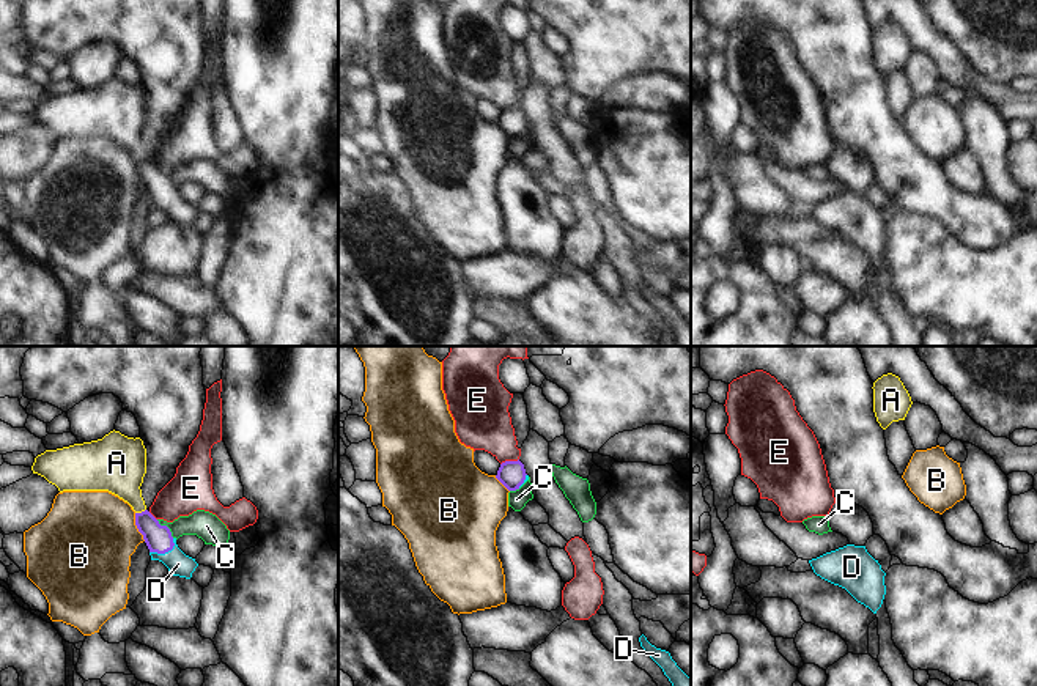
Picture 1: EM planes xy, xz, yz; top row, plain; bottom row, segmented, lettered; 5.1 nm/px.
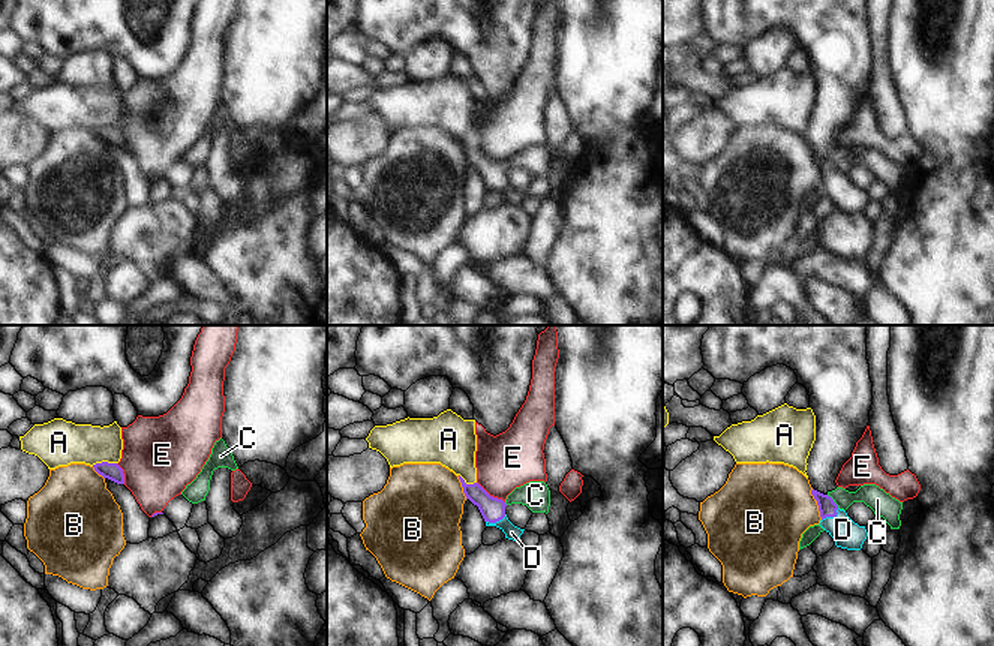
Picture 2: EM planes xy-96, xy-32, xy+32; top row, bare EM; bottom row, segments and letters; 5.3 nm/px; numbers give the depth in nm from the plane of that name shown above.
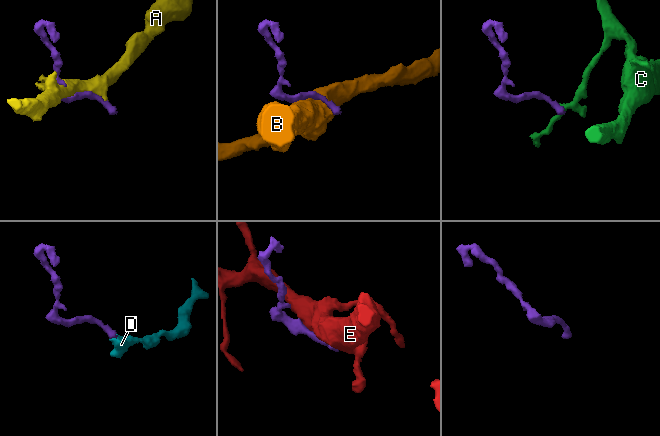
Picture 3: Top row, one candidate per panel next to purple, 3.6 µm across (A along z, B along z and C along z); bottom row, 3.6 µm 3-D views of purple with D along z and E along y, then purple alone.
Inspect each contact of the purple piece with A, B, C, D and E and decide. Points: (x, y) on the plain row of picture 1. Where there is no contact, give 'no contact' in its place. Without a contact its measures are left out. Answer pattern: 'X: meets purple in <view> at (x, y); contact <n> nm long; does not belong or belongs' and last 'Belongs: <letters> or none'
A: meets purple in xy at (142, 159); contact 60 nm long; does not belong
B: meets purple in xy at (137, 175); contact 160 nm long; does not belong
C: meets purple in xy at (167, 175); contact 130 nm long; does not belong
D: meets purple in xy at (166, 199); contact 150 nm long; belongs
E: meets purple in xz at (509, 109); contact 100 nm long; does not belong
Belongs: D

